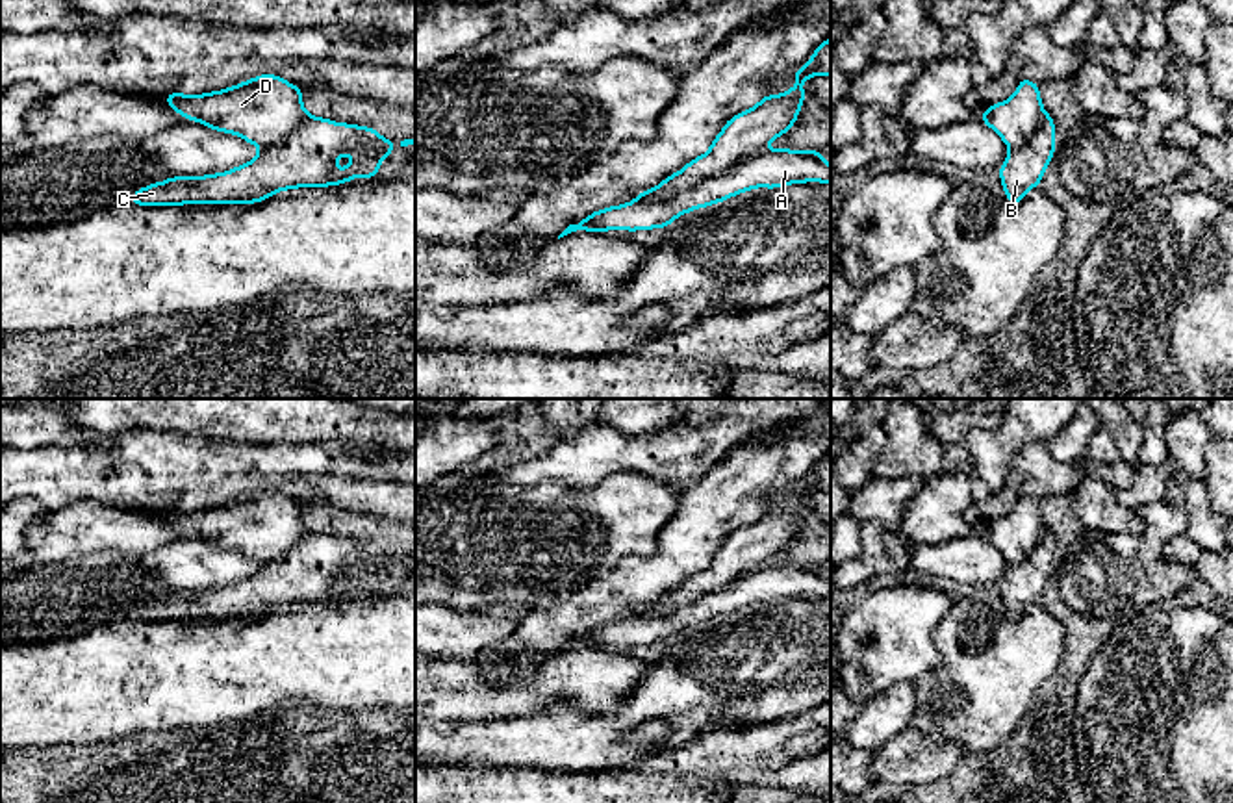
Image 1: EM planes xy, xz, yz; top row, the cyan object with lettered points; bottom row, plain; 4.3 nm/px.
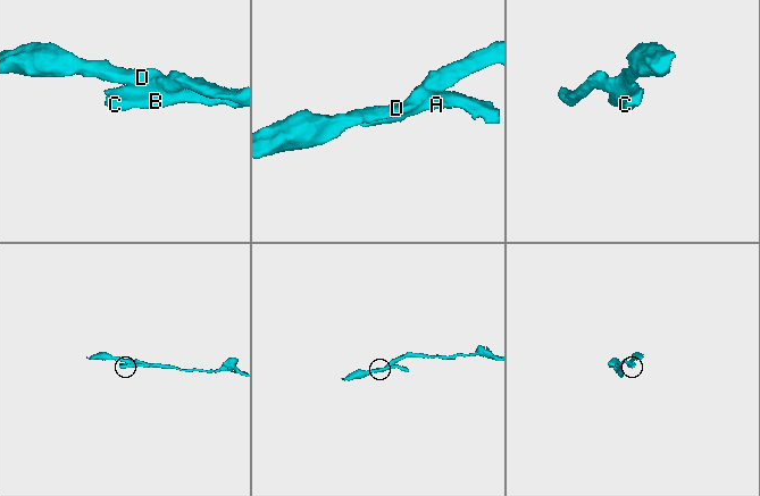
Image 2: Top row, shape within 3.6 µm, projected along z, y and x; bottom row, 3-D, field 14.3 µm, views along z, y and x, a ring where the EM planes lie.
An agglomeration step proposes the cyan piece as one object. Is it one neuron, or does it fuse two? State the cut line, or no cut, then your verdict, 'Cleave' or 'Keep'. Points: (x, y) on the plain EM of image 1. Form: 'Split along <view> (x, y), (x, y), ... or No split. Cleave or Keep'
Split along xz (762, 562), (668, 616), (636, 616). Cleave

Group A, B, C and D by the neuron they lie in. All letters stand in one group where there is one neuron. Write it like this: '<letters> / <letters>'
A B C / D

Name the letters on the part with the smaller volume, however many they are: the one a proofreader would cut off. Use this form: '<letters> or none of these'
A, B, C

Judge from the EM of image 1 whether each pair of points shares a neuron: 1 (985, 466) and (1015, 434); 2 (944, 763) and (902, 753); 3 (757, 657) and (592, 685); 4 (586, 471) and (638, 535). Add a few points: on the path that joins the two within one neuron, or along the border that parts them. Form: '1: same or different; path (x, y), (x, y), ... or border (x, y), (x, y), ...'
1: same; path (992, 458), (1007, 442)
2: same; path (933, 763), (913, 763)
3: different; border (653, 662), (618, 711)
4: different; border (642, 473), (620, 471), (588, 488), (557, 483)

